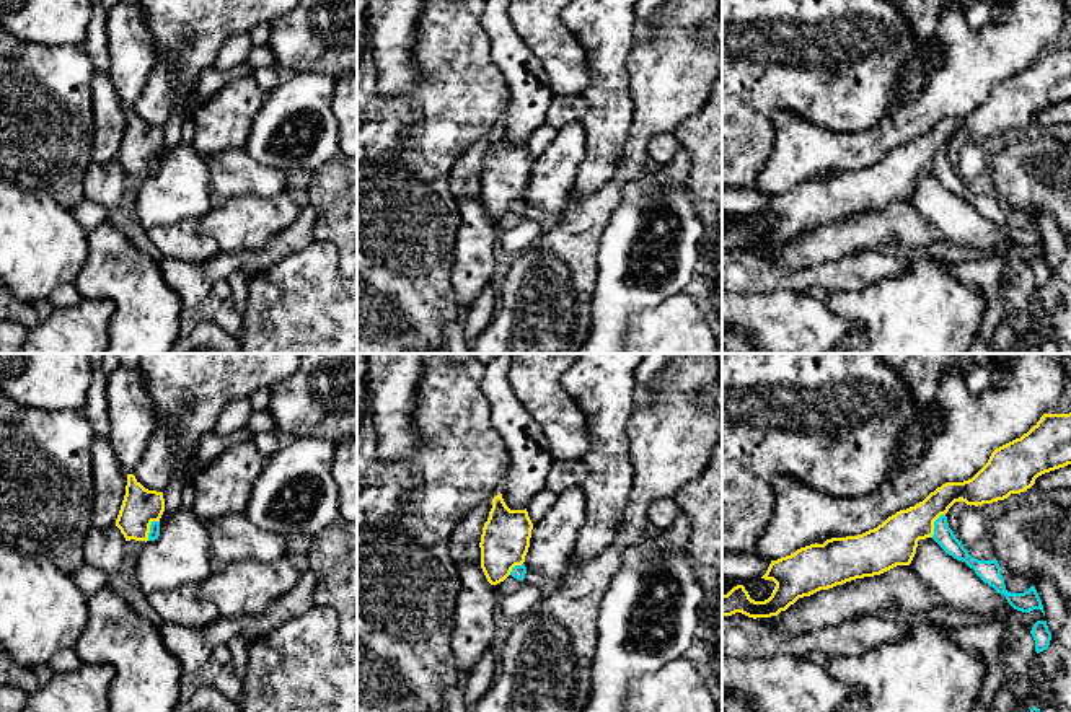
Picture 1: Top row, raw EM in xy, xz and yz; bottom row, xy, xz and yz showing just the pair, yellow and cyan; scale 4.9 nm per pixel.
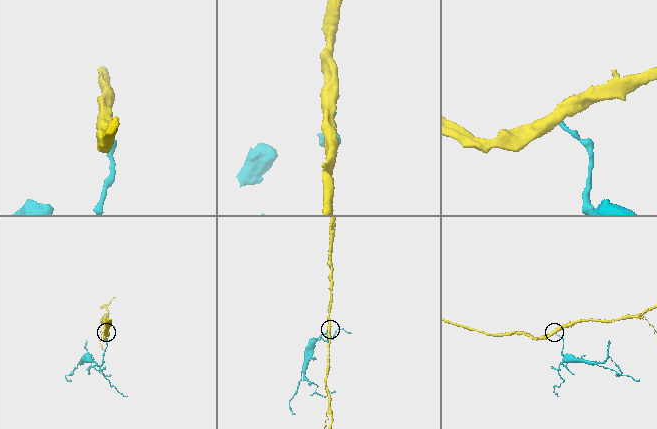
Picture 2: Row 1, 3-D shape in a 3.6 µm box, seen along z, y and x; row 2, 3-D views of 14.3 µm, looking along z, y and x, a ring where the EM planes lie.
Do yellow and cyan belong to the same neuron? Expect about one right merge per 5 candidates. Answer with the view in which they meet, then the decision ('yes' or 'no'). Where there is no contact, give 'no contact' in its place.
contact in xy; no

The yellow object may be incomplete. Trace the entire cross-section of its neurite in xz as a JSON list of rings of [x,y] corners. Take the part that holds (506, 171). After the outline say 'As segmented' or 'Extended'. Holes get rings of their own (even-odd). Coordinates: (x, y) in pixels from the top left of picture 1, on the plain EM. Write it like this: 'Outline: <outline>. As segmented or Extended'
Outline: [[[502,129],[492,134],[481,169],[481,204],[491,220],[504,217],[515,200],[525,197],[533,158],[525,145],[510,145]]]. As segmented

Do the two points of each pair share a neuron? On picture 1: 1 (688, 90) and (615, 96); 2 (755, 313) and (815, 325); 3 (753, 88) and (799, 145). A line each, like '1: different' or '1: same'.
1: different
2: same
3: different

